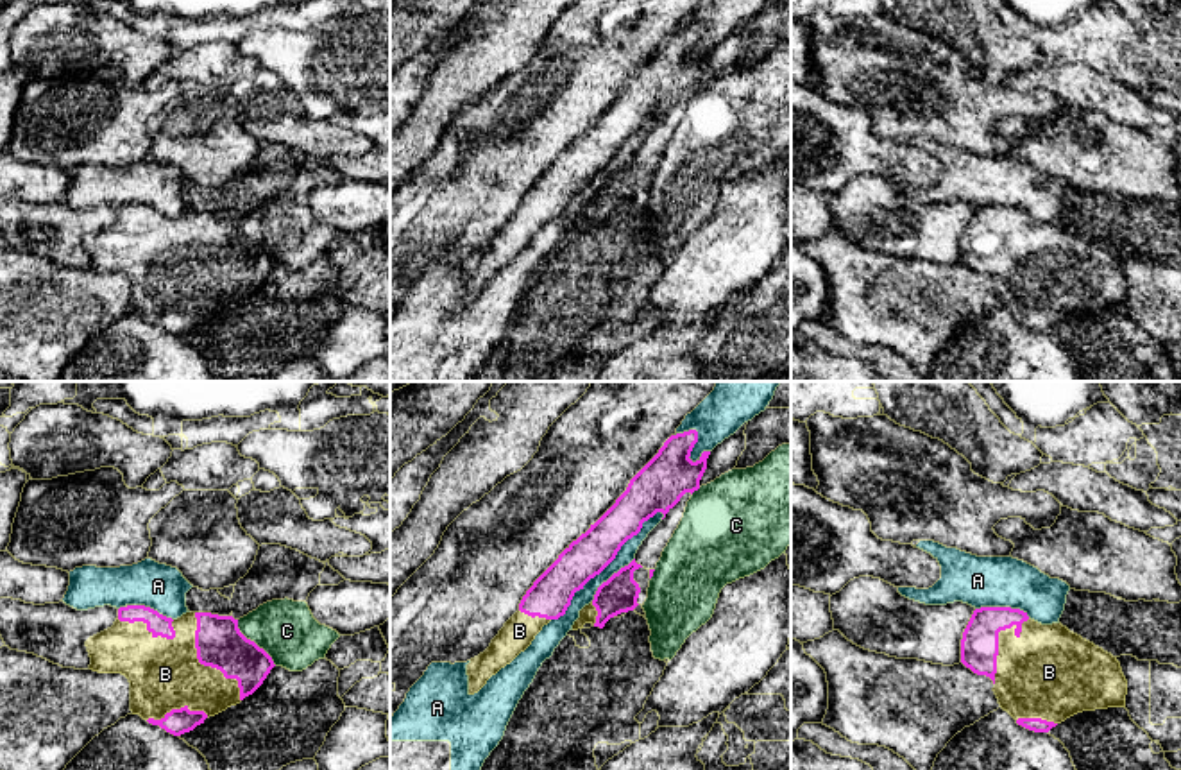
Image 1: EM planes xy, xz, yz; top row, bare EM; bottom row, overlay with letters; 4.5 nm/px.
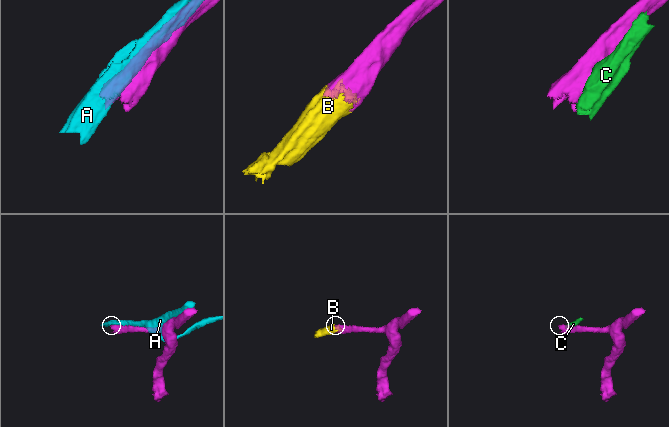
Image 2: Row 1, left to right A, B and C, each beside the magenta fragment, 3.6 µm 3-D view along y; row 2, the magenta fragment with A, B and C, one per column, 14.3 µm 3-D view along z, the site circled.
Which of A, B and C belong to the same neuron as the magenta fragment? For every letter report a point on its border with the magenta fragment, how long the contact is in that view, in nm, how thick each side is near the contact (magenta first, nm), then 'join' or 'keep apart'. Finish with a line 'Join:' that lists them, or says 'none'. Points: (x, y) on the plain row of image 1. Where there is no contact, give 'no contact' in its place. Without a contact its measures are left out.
A: contact xz (607, 163); length 700 nm; calibres 190 and 80 nm; keep apart
B: contact xy (204, 264); length 460 nm; calibres 220 and 320 nm; join
C: contact xy (253, 240); length 280 nm; calibres 220 and 280 nm; keep apart
Join: B

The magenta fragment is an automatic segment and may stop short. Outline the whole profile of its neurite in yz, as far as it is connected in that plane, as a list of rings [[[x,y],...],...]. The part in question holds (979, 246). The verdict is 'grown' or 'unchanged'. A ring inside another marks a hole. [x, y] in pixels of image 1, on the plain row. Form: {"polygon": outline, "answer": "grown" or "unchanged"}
{"polygon": [[[975,208],[963,231],[961,261],[990,276],[1000,306],[1034,331],[1049,331],[1083,310],[1126,306],[1127,279],[1117,256],[1061,222],[1041,224],[1020,208]]], "answer": "grown"}

